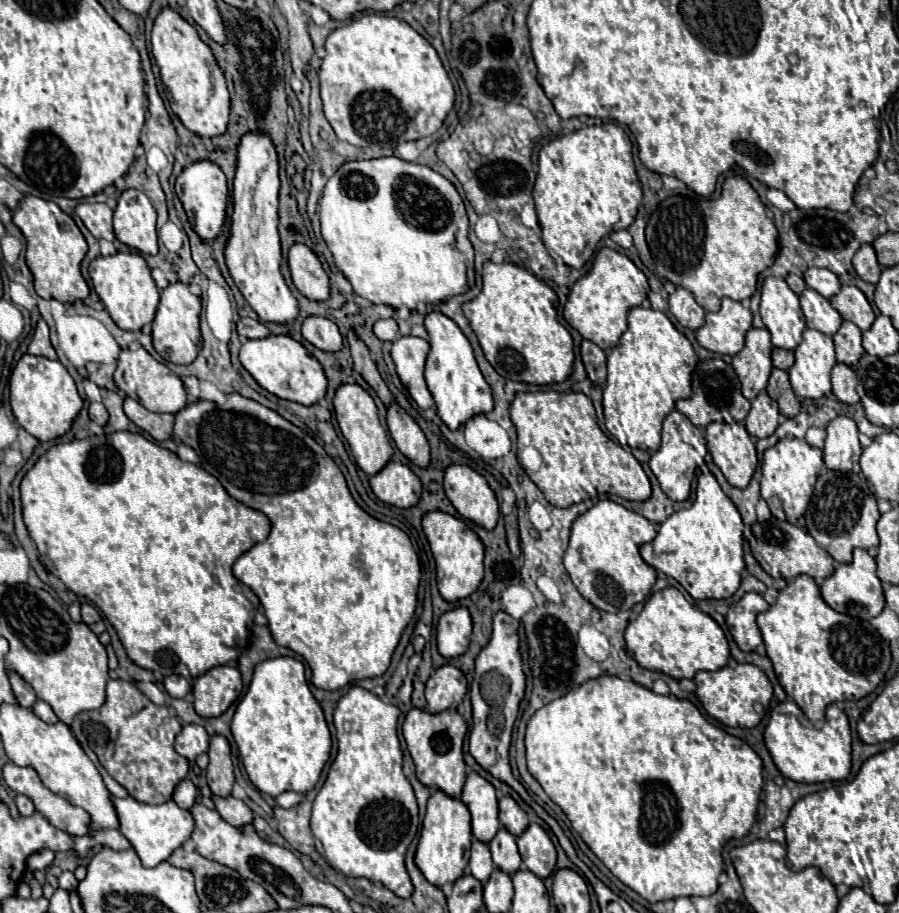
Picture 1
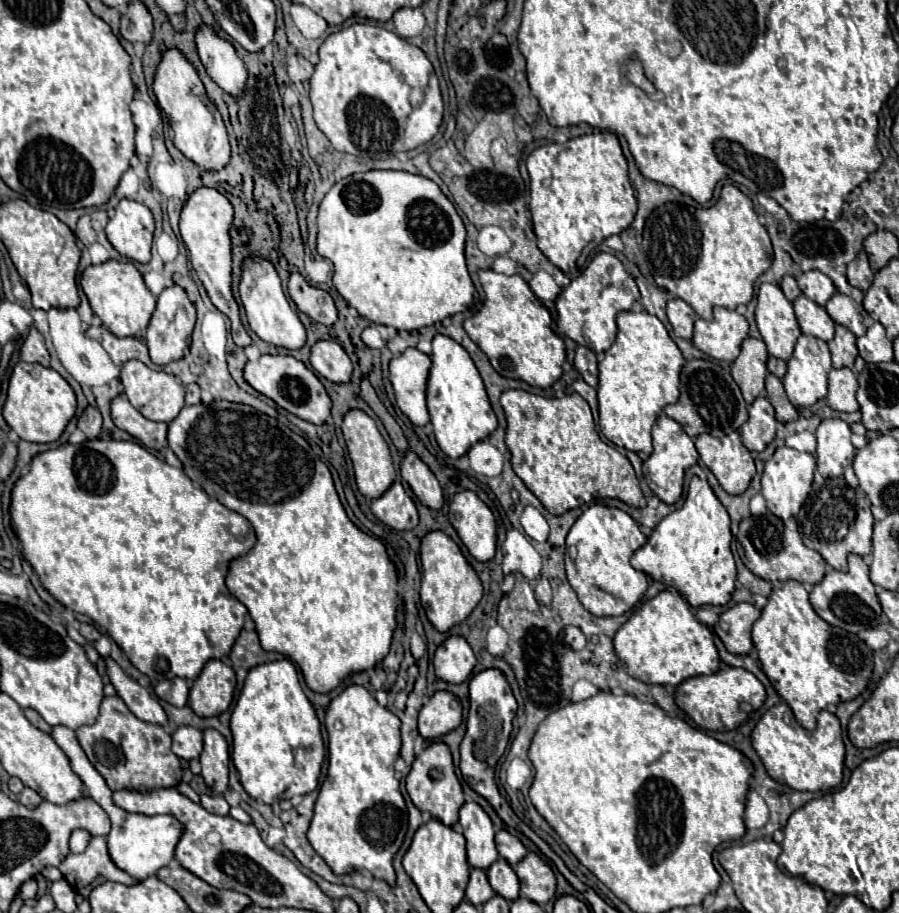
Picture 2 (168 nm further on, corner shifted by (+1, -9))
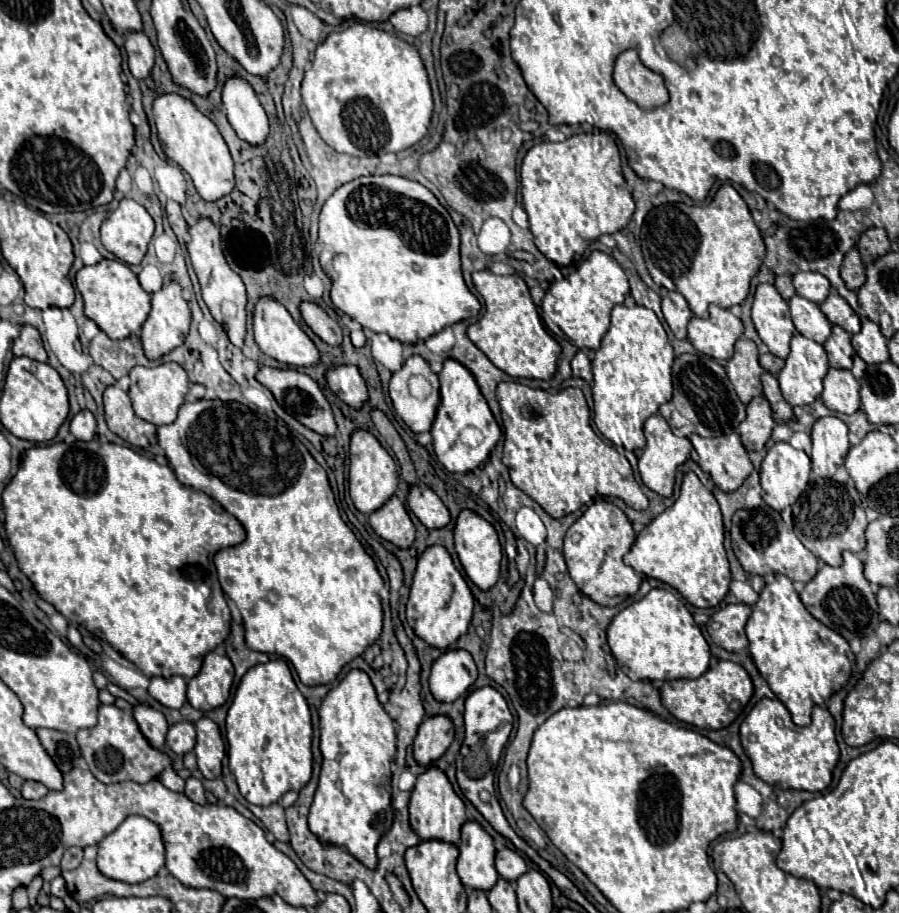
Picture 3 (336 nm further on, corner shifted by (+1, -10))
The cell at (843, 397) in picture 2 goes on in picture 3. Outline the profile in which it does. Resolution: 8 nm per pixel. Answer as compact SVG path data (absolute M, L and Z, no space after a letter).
M829 368L823 380L823 402L829 410L841 414L853 414L859 410L859 380L851 370Z

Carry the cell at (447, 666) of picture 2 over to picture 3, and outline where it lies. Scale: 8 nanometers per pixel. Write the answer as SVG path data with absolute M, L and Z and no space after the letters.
M467 650L443 652L431 668L429 688L441 702L453 702L463 696L477 680L477 668L473 656Z

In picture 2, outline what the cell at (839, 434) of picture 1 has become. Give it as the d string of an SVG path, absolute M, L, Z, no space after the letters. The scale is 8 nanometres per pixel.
M823 419L815 431L815 437L817 471L823 477L841 477L855 457L849 425L841 419Z

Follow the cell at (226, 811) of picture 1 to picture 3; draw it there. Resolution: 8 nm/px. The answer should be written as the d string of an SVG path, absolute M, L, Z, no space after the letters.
M189 778L187 780L187 786L185 786L185 796L189 798L189 800L193 800L193 802L197 802L197 804L201 804L201 806L207 806L209 802L207 802L207 798L205 798L205 788L203 788L203 784L201 784L201 780L199 778Z

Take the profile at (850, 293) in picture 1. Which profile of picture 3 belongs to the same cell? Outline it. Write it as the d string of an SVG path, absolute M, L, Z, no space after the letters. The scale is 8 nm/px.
M835 290L829 292L829 296L821 304L821 308L823 308L823 312L827 312L827 318L831 320L831 324L841 326L845 332L857 334L861 330L859 316L853 312L853 308Z

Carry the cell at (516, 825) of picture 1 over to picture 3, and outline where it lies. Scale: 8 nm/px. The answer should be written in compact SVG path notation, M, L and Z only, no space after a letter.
M511 848L497 850L495 864L497 864L499 876L505 878L505 880L517 880L523 872L527 872L525 860L515 850L511 850Z

